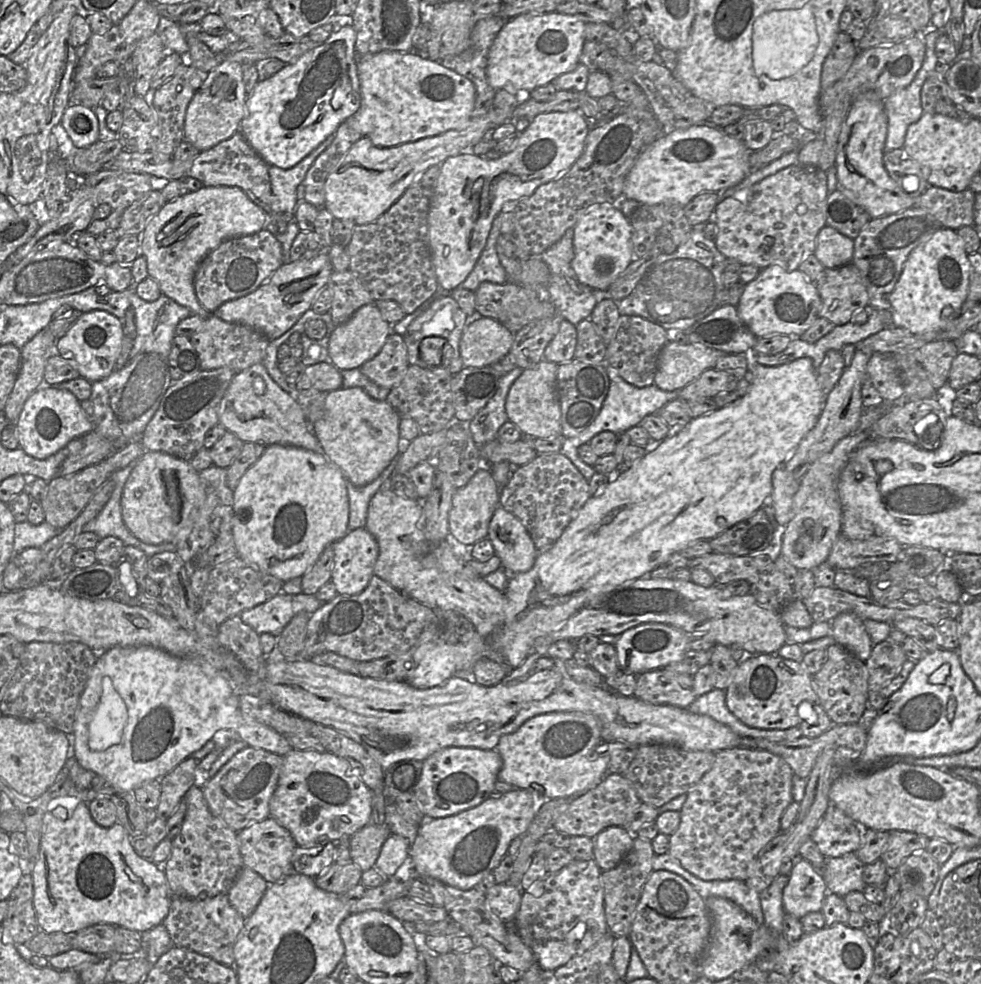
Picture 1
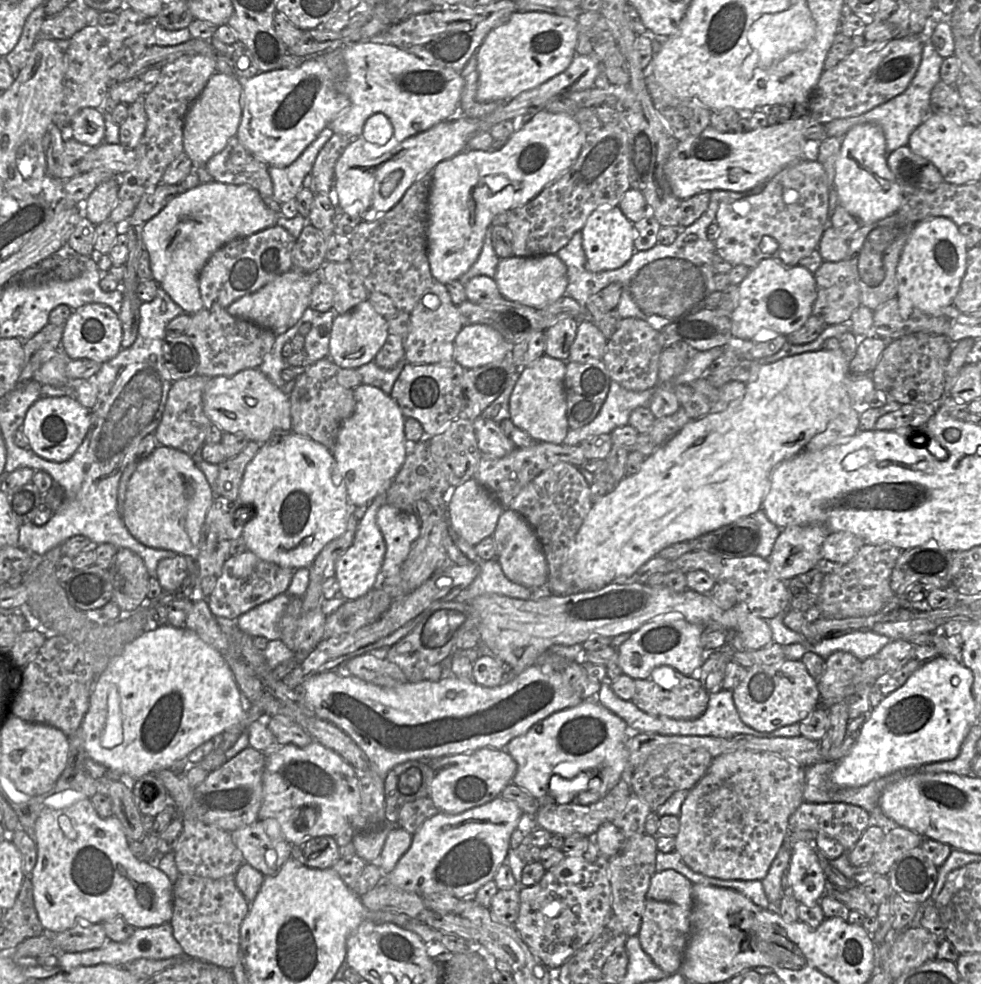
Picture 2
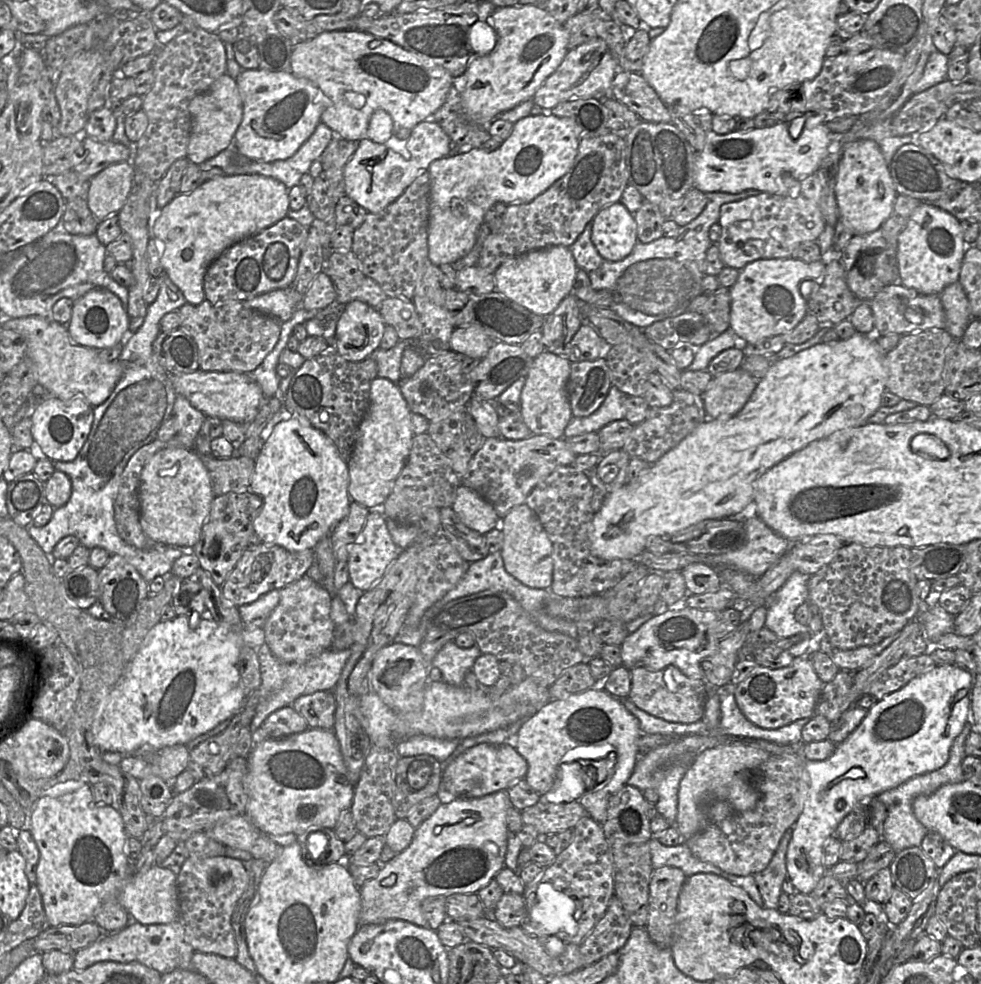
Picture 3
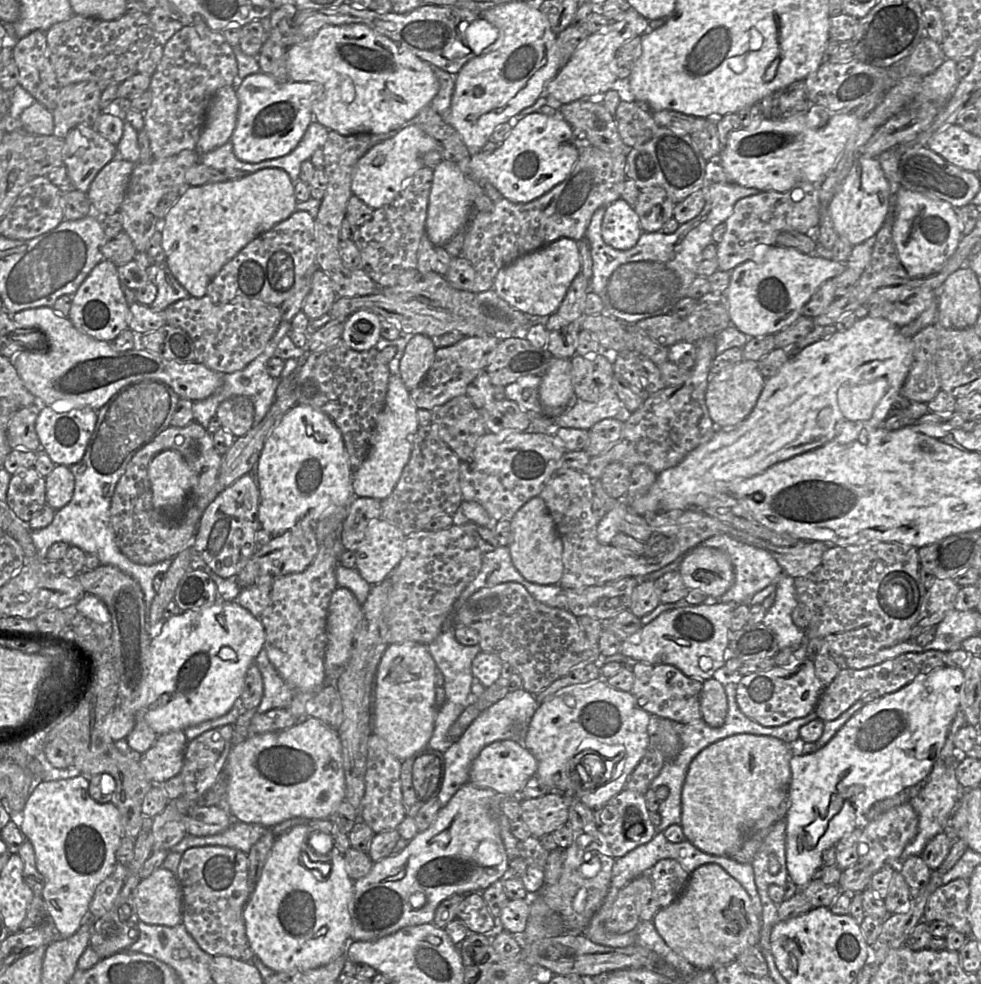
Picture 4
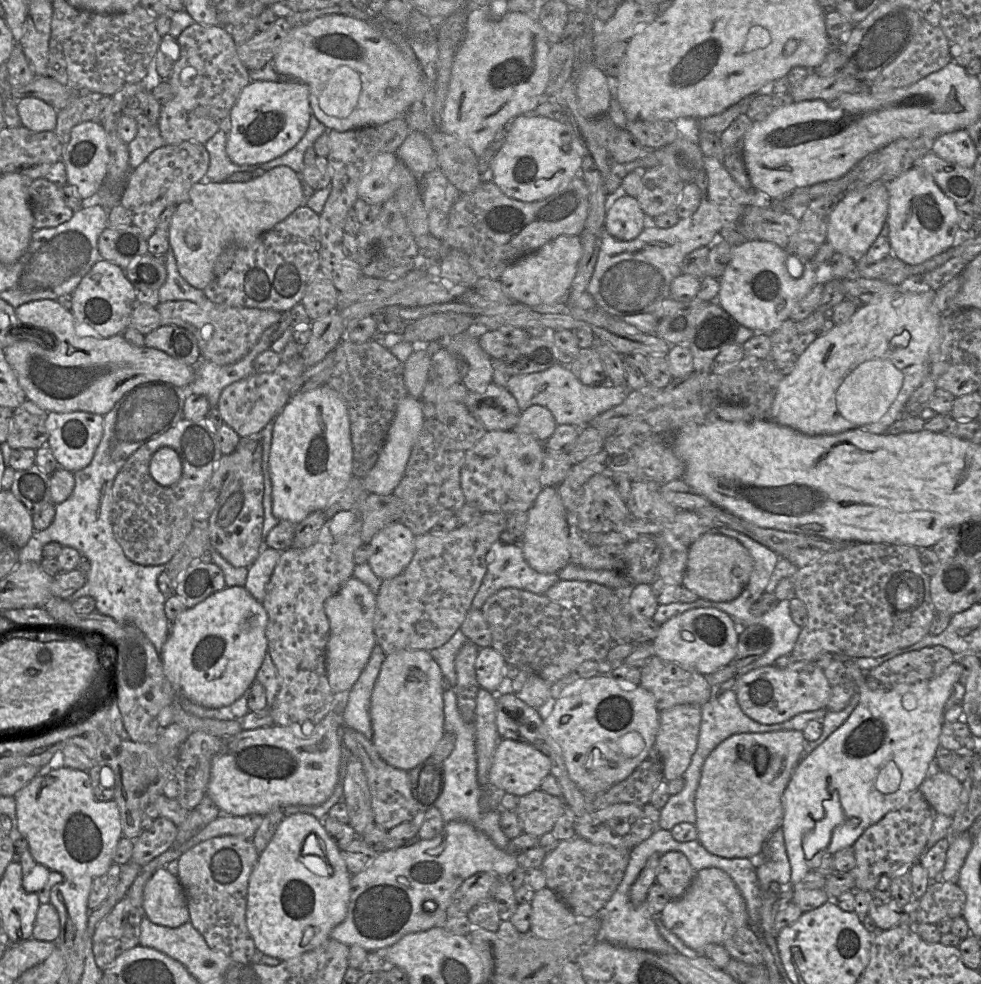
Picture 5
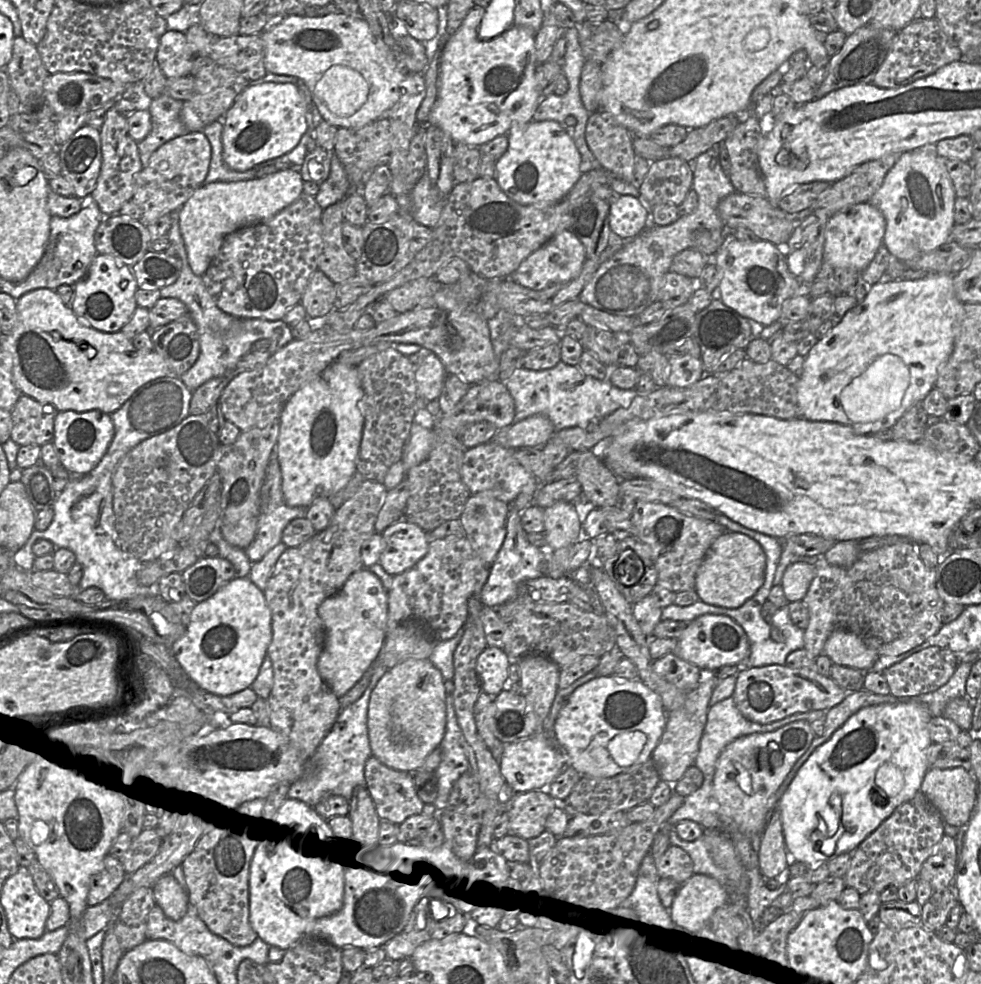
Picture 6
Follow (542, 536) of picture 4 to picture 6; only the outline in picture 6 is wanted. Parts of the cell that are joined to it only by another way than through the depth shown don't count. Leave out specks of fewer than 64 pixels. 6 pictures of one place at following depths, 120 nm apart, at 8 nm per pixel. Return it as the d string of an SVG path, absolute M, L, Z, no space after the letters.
M558 501L544 508L544 539L547 551L554 551L577 542L581 523L574 504Z

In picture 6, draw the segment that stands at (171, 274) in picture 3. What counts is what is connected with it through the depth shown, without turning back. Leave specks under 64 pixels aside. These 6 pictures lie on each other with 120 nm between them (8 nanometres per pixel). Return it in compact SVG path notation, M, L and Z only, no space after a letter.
M279 170L263 178L203 184L178 210L179 228L192 272L202 277L218 254L225 237L241 228L266 223L304 191L300 171Z

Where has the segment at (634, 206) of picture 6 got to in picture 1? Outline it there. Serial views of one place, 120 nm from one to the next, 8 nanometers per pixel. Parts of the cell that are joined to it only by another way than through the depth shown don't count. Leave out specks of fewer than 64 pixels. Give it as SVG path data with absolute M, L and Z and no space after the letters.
M611 203L595 205L584 212L573 226L574 257L571 266L578 280L593 289L607 291L633 260L631 242L633 231L629 219Z

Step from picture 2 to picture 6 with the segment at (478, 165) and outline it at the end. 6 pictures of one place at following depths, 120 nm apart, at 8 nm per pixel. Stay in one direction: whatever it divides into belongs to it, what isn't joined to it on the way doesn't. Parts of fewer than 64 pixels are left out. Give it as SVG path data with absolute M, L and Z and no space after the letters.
M554 120L514 124L507 134L508 148L495 164L502 191L522 205L549 206L562 200L581 176L582 158L572 137Z

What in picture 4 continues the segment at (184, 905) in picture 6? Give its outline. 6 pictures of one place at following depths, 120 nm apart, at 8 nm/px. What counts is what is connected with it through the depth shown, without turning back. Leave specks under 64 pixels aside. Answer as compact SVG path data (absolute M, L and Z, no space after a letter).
M156 869L139 883L134 905L139 921L174 927L182 922L182 891L174 873Z

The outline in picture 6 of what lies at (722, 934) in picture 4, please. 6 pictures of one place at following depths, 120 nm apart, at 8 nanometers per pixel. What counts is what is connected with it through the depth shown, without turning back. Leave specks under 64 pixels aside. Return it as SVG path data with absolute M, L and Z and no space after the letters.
M693 874L682 884L668 911L675 924L693 931L709 924L715 910L728 901L728 893L718 880Z

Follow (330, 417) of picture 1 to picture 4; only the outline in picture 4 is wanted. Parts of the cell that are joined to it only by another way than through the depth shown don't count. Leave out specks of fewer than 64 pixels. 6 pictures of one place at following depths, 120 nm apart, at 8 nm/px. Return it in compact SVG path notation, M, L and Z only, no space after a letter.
M391 375L388 381L386 401L378 416L370 437L370 449L360 467L352 473L351 495L384 500L398 483L402 471L410 459L419 424L417 407L411 400L409 390L399 375Z

